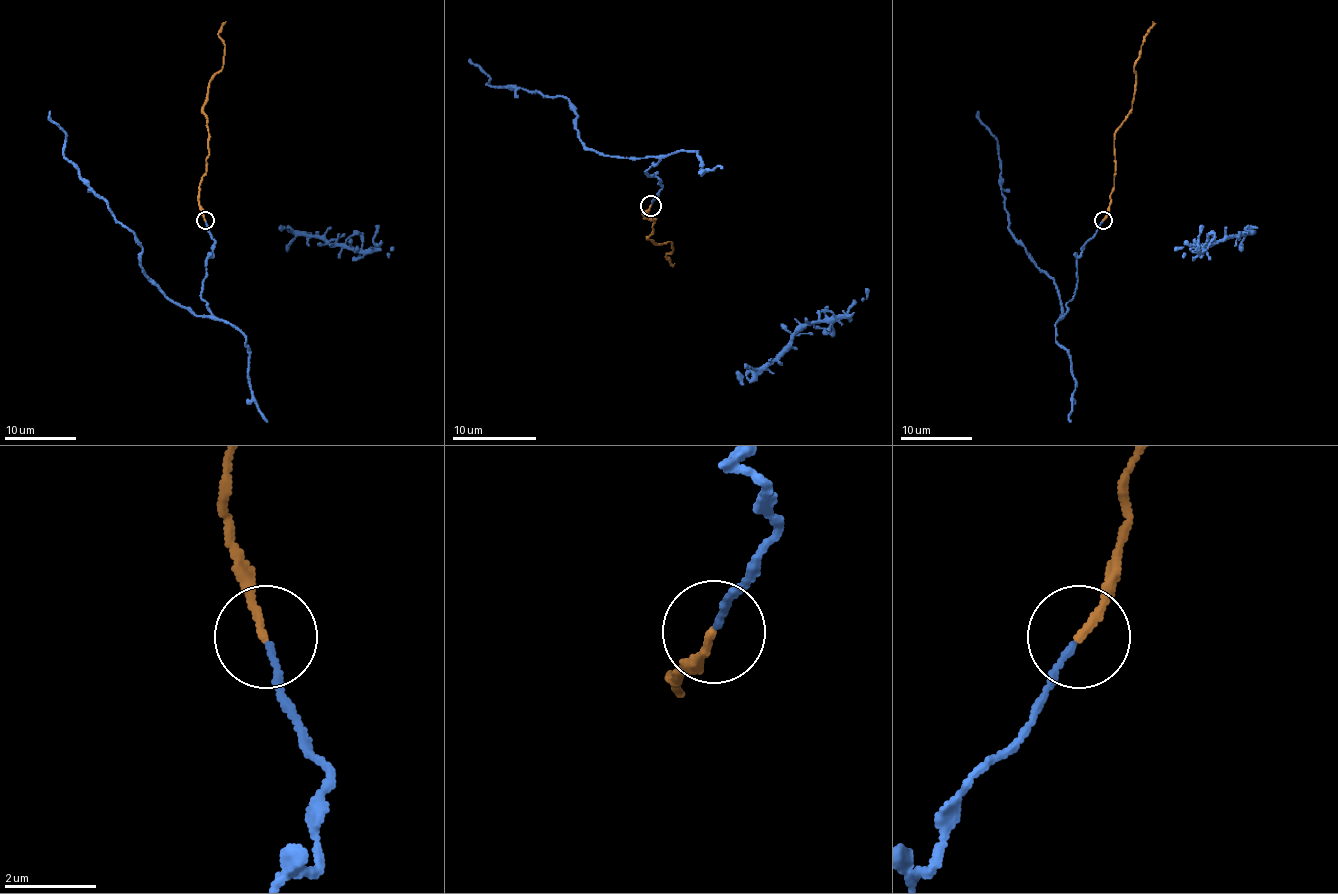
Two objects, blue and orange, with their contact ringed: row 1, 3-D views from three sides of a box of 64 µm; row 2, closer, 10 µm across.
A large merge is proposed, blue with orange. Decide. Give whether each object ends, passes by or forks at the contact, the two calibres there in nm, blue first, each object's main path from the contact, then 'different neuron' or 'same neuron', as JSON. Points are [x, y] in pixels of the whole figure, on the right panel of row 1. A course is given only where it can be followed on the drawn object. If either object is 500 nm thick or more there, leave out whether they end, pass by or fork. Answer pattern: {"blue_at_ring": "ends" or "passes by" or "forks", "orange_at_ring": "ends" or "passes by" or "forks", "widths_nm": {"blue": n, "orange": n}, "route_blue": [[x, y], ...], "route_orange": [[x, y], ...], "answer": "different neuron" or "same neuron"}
{"blue_at_ring": "ends", "orange_at_ring": "ends", "widths_nm": {"blue": 130, "orange": 160}, "route_blue": [[1102, 221], [1076, 259], [1075, 295], [1060, 315], [1055, 282], [1008, 230], [997, 140], [977, 118], [979, 111]], "route_orange": [[1103, 219], [1114, 185], [1114, 131], [1129, 113], [1136, 64], [1152, 21]], "answer": "same neuron"}

